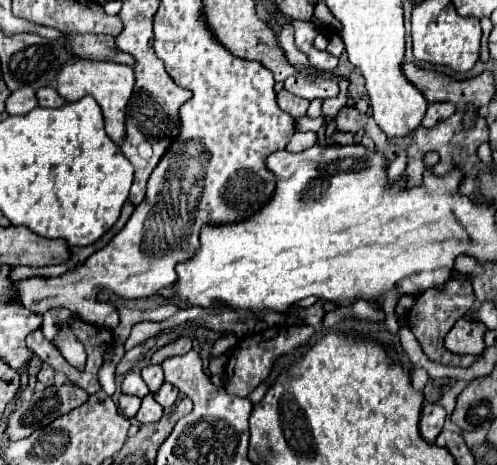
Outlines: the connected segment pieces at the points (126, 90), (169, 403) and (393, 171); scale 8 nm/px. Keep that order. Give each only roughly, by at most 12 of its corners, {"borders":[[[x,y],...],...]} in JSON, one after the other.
{"borders":[[[82,58],[66,64],[56,90],[66,102],[90,94],[106,132],[126,136],[134,70]],[[164,382],[154,394],[162,408],[172,408],[178,400],[178,388]],[[406,152],[399,153],[390,164],[387,174],[396,181],[403,174],[407,164]]]}

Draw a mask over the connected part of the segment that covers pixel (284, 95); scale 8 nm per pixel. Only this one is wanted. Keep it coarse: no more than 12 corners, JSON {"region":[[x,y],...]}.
{"region":[[278,92],[278,104],[294,118],[304,116],[310,102],[294,94]]}

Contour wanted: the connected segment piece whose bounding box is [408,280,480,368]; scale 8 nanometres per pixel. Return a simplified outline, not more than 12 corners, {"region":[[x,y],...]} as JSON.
{"region":[[468,280],[416,296],[408,328],[430,360],[468,368],[480,356],[454,354],[444,338],[471,311]]}

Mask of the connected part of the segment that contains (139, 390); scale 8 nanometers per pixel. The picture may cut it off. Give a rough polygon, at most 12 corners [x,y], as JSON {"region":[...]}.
{"region":[[128,372],[122,382],[124,394],[138,398],[150,394],[138,372]]}

